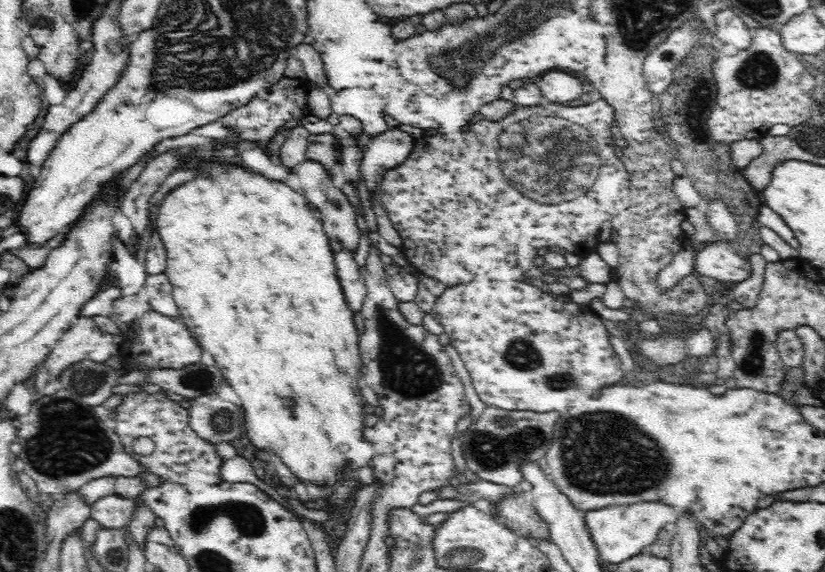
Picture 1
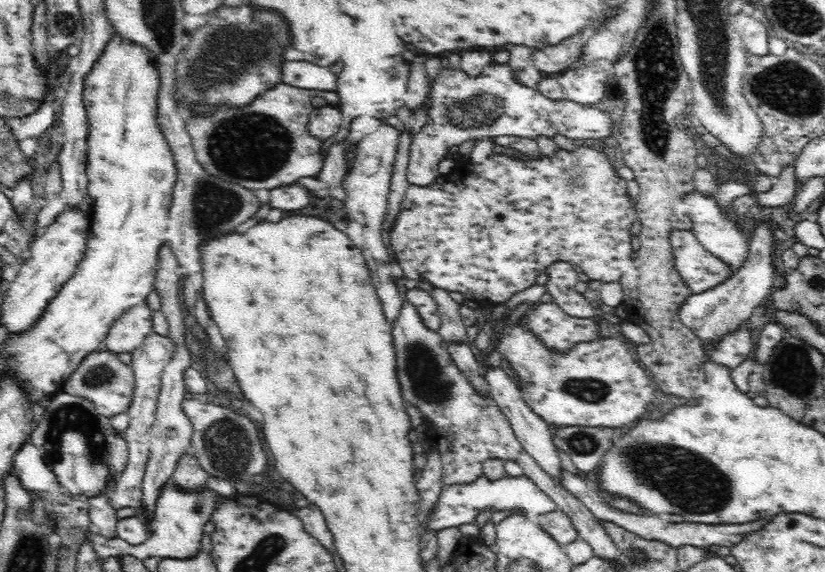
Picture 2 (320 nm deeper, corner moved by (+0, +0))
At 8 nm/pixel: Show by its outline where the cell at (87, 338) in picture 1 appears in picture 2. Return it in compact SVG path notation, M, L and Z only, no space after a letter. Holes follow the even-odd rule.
M148 303L129 308L110 328L102 349L132 352L153 332L153 311Z

